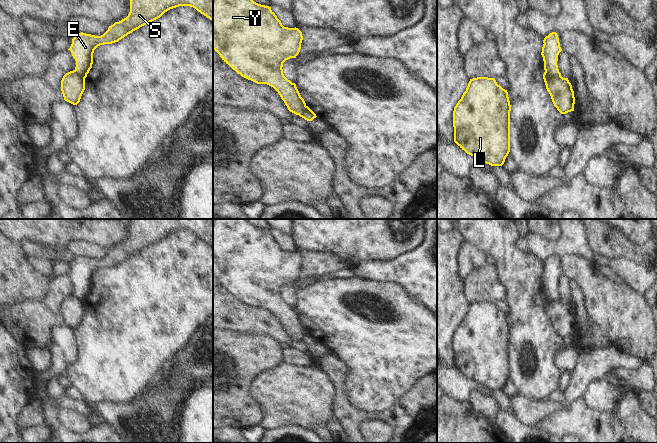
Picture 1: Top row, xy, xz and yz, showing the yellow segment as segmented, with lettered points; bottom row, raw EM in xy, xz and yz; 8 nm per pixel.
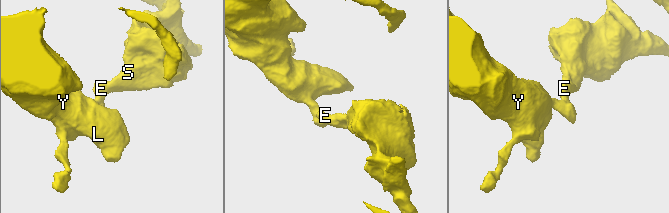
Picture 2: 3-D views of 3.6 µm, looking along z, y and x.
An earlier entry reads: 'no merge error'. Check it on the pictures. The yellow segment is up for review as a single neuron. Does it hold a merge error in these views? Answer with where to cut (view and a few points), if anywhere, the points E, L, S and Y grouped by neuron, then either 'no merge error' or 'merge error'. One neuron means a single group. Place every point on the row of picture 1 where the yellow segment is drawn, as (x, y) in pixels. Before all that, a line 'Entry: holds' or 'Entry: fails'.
Entry: fails
cut in yz along (545, 71), (552, 75), (560, 76); E S / L Y; merge error

